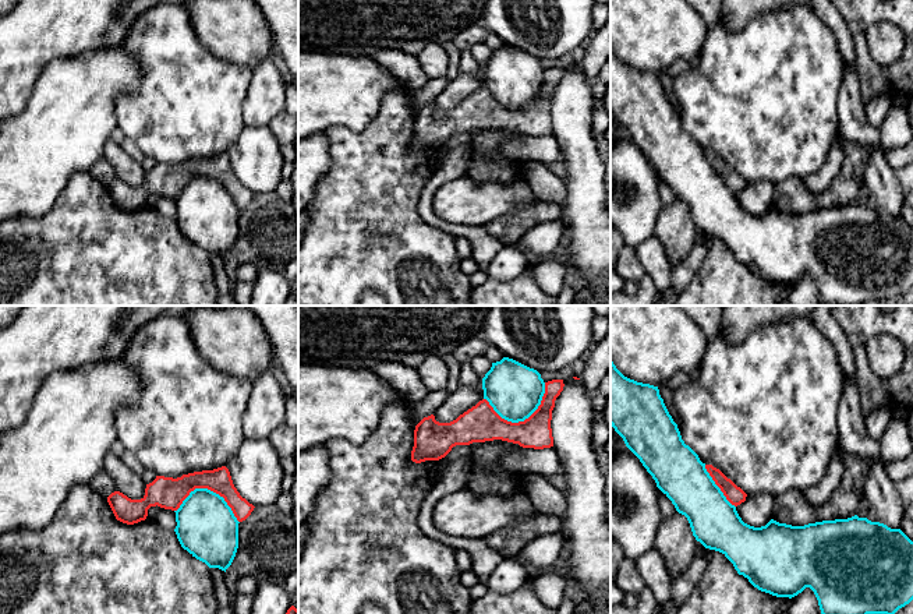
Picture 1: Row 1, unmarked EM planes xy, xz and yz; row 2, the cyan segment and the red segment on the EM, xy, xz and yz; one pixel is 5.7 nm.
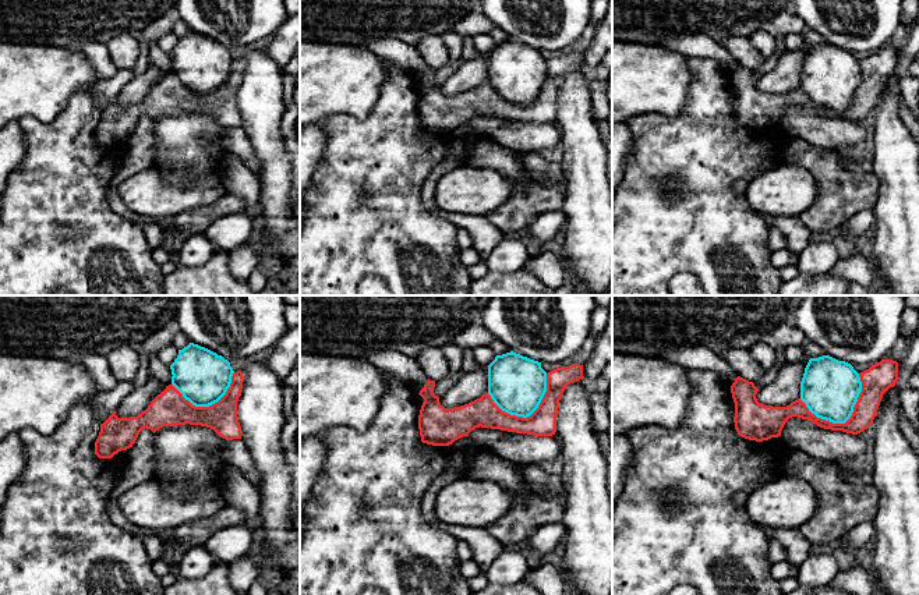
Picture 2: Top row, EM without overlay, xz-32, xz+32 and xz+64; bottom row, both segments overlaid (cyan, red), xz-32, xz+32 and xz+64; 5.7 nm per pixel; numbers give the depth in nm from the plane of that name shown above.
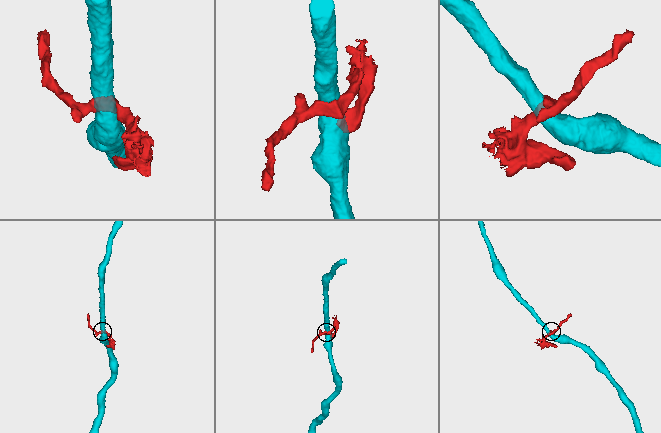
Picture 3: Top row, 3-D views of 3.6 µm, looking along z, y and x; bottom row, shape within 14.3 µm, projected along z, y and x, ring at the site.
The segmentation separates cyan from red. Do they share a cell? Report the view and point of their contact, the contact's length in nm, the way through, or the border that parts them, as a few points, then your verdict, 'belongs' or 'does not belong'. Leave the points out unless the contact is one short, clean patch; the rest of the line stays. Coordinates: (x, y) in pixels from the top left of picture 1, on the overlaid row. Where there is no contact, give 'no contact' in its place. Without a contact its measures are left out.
meets cyan in xz at (522, 420); contact 380 nm long; does not belong

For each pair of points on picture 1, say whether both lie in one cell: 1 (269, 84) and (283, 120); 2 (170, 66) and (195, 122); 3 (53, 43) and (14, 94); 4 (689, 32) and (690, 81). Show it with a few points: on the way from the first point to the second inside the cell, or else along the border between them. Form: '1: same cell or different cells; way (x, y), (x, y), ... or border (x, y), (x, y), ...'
1: different cells; border (283, 108), (268, 124)
2: same cell; way (180, 80), (191, 108)
3: same cell; way (41, 56), (16, 81)
4: different cells; border (708, 30), (703, 50), (697, 57)

